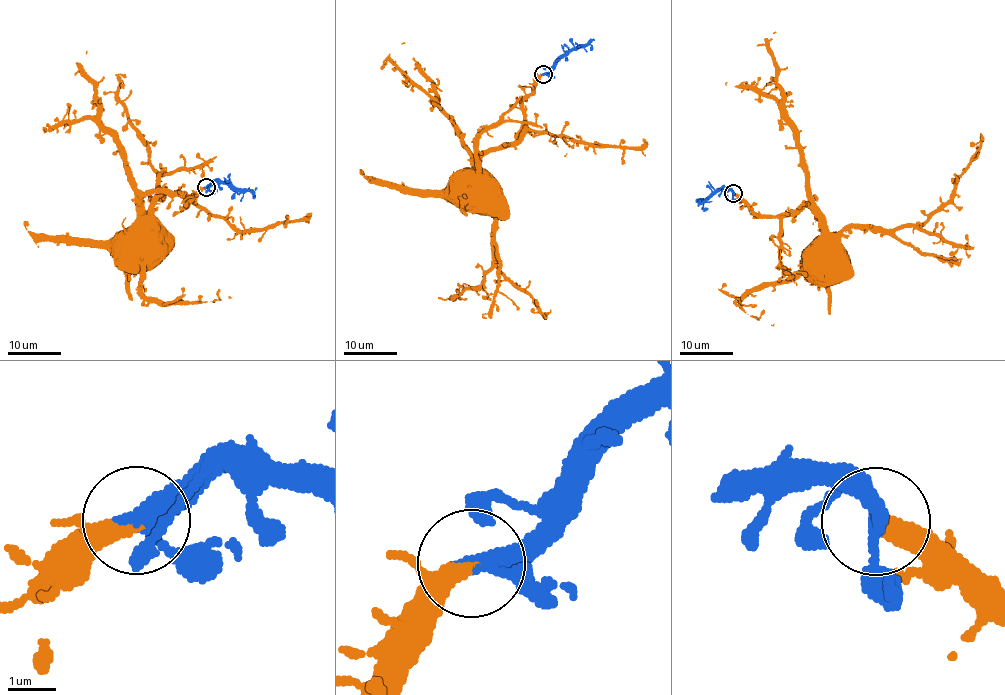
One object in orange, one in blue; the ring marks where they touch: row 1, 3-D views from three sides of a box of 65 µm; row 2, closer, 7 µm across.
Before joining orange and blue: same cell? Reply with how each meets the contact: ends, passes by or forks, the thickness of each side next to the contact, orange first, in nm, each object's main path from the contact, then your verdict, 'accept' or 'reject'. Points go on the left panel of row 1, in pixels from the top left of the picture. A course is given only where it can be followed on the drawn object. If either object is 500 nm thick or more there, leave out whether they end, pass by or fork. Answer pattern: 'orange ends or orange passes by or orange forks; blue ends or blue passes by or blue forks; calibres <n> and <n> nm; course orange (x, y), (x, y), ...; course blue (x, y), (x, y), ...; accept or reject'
orange passes by; blue passes by; calibres 260 and 320 nm; course orange (206, 187), (187, 206), (151, 192), (146, 214), (157, 170), (117, 97), (124, 88); course blue (206, 187), (217, 181), (248, 188), (253, 194), (252, 198); accept

